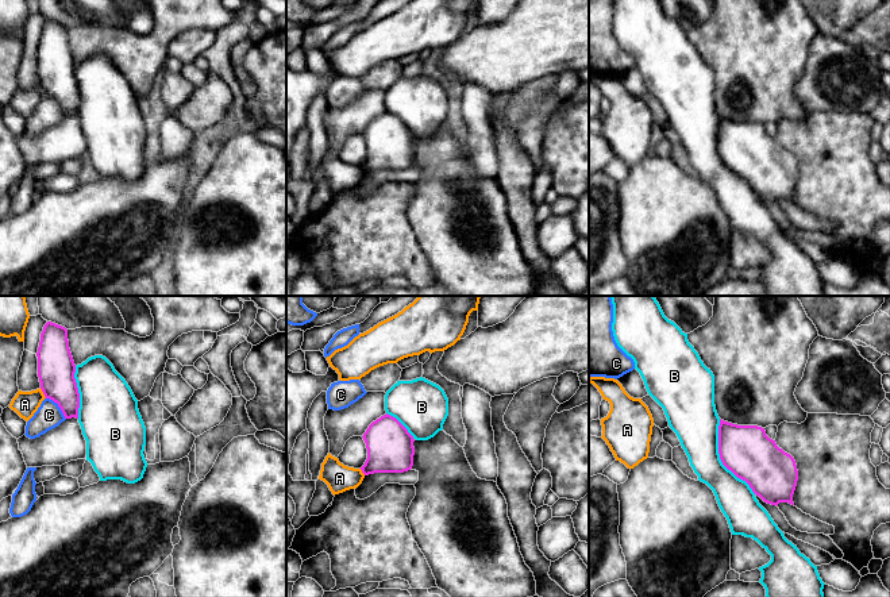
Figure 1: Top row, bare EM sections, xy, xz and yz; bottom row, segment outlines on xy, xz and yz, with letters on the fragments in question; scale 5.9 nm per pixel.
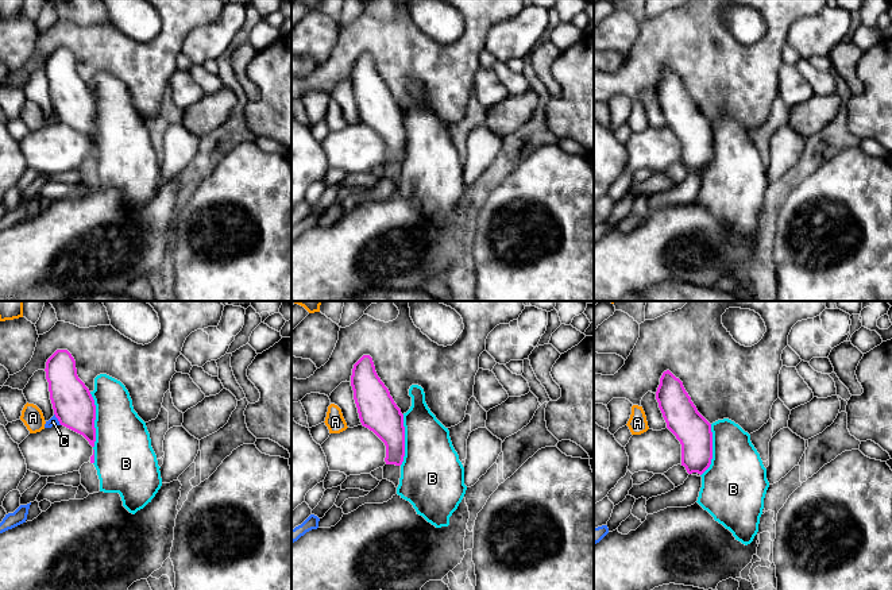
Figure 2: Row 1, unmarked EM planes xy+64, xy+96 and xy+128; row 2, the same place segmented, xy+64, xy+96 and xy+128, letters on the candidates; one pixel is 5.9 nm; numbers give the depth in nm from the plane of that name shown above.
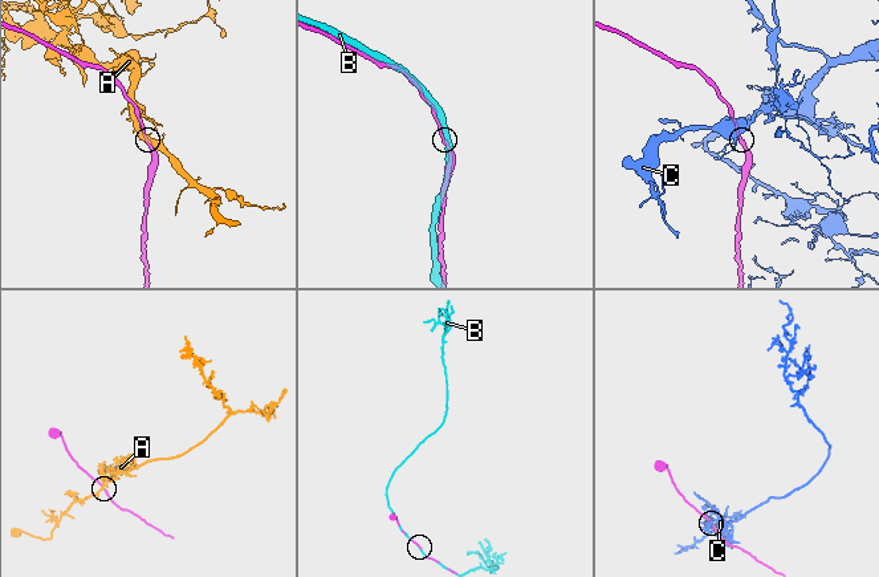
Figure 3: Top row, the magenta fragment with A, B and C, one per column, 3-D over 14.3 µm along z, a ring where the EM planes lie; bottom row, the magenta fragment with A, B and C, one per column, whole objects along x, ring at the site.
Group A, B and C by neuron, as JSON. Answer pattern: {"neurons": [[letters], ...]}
{"neurons": [["A"], ["B"], ["C"]]}

